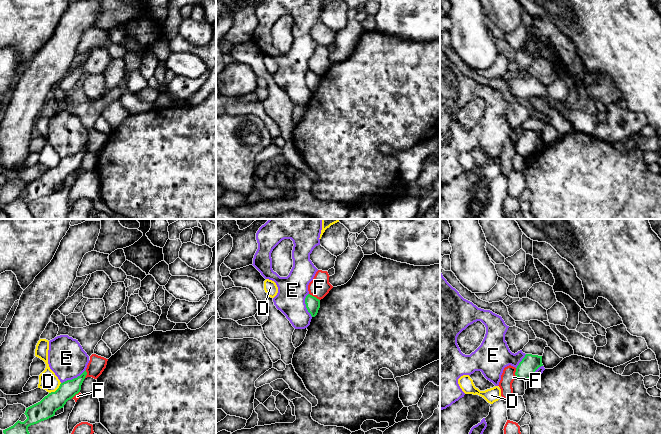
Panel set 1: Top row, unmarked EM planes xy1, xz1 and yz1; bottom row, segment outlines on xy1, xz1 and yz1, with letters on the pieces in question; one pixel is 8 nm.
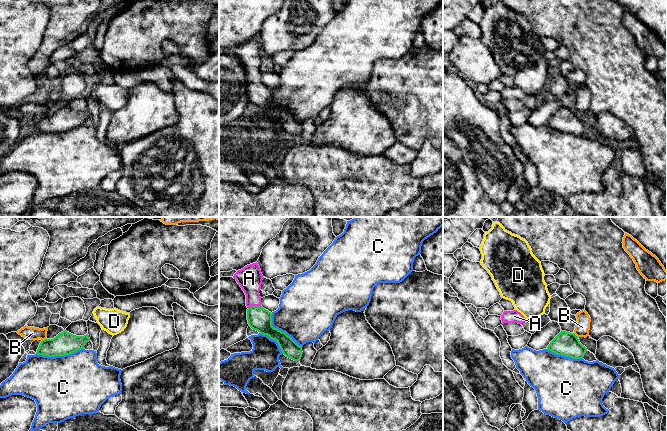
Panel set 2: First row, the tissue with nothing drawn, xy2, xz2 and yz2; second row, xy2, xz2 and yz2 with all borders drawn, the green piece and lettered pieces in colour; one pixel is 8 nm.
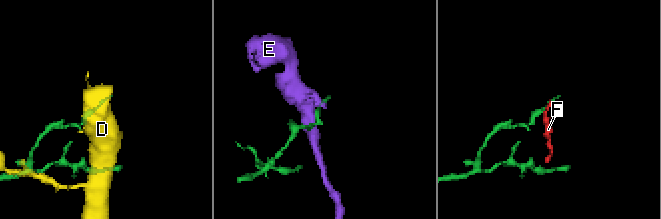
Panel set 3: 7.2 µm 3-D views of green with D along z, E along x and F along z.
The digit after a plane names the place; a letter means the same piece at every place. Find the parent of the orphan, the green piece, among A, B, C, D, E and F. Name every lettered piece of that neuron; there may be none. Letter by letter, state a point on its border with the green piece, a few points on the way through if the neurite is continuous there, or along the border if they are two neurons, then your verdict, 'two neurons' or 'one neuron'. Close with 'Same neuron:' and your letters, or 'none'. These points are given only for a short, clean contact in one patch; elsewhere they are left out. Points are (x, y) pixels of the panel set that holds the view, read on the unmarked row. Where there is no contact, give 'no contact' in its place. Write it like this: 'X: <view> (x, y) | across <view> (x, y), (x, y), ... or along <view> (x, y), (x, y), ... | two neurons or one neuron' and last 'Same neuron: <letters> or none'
A: xz2 (254, 82) | across xz2 (259, 95), (254, 82), (249, 54) | one neuron
B: xy2 (45, 115) | two neurons
C: xy2 (59, 131) | two neurons
D: xy1 (56, 166) | two neurons
E: xy1 (74, 154) | two neurons
F: xz1 (313, 72) | along xz1 (309, 69), (319, 76) | two neurons
Same neuron: A

